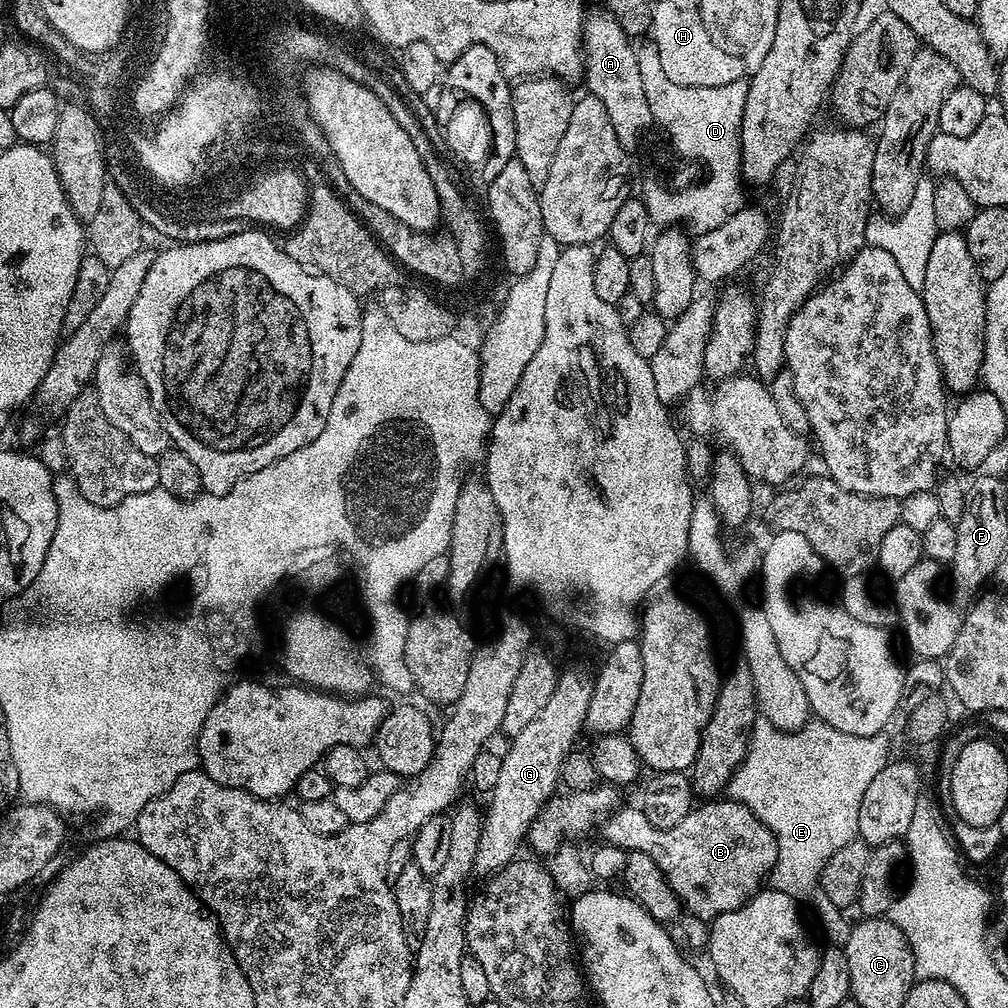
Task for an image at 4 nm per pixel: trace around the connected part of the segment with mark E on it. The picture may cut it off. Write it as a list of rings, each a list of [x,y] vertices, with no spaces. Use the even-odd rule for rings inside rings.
[[[760,718],[752,727],[744,761],[736,767],[726,789],[727,799],[746,805],[774,834],[778,854],[776,865],[770,873],[771,887],[790,894],[797,901],[805,900],[812,904],[825,934],[836,946],[843,945],[850,931],[850,924],[849,921],[844,921],[845,913],[834,906],[834,902],[830,902],[830,898],[826,898],[826,894],[820,889],[820,875],[834,850],[842,850],[846,842],[857,839],[858,806],[862,806],[862,794],[866,794],[878,770],[882,770],[890,762],[886,737],[884,732],[873,736],[846,734],[842,730],[834,730],[834,726],[819,718],[809,719],[807,724],[795,730],[778,728],[770,721]]]

